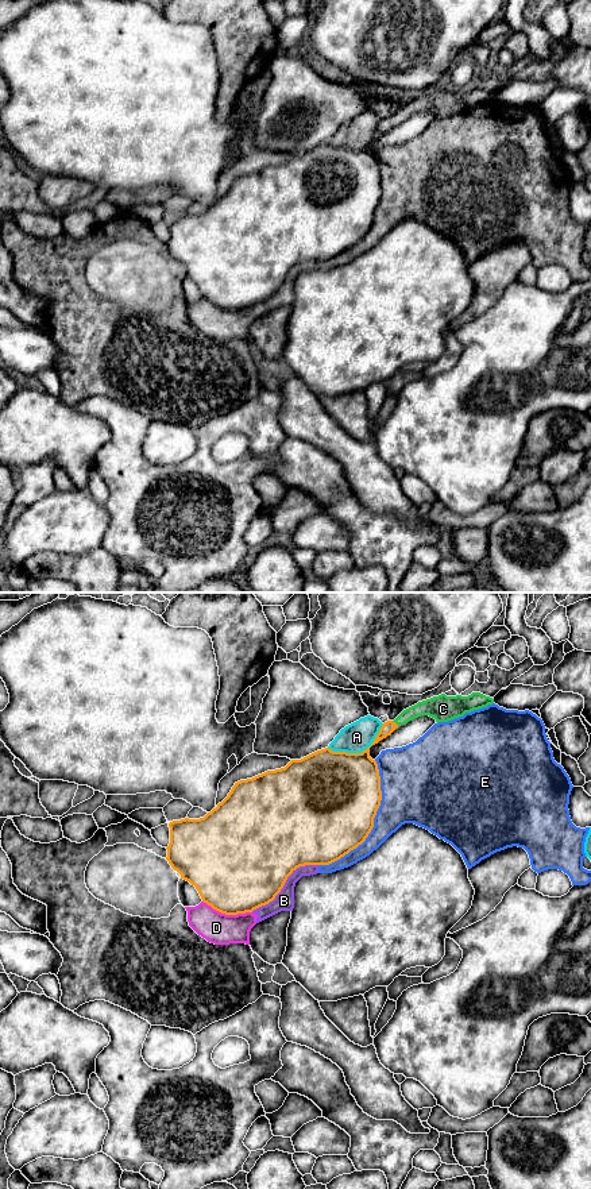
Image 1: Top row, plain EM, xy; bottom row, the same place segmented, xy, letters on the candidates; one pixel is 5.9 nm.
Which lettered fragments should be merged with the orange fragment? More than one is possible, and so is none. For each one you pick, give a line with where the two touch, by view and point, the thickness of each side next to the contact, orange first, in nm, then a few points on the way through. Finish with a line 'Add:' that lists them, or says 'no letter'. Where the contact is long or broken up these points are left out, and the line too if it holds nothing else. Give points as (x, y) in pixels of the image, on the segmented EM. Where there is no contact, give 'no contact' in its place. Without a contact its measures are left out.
C: meets orange in xy at (394, 722); 80 nm thick on the orange side, 120 nm on the other; runs through xy (387, 728), (394, 722), (420, 709), (433, 707)
Add: C

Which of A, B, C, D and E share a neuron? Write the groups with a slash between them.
A / B D E / C

